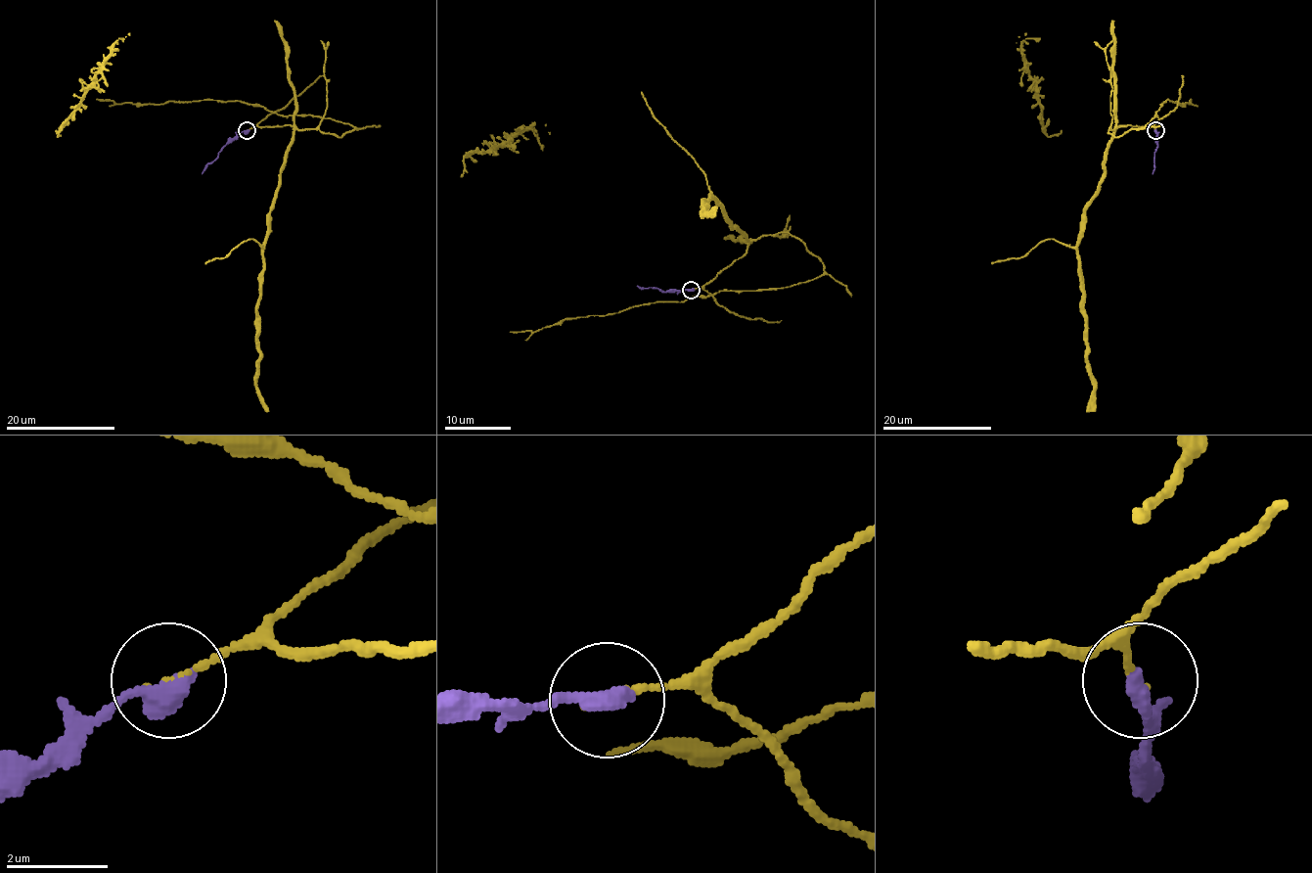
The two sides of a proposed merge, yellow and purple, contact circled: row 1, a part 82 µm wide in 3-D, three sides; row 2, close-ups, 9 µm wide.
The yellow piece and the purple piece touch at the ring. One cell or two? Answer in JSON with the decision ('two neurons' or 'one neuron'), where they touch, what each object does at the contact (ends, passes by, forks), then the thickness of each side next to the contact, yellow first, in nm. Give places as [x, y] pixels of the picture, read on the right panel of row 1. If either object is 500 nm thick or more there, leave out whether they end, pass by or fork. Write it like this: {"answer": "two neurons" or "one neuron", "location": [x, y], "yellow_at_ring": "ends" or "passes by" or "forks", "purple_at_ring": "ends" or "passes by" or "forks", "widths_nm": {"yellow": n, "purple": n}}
{"answer": "two neurons", "location": [1155, 130], "yellow_at_ring": "ends", "purple_at_ring": "ends", "widths_nm": {"yellow": 100, "purple": 440}}

